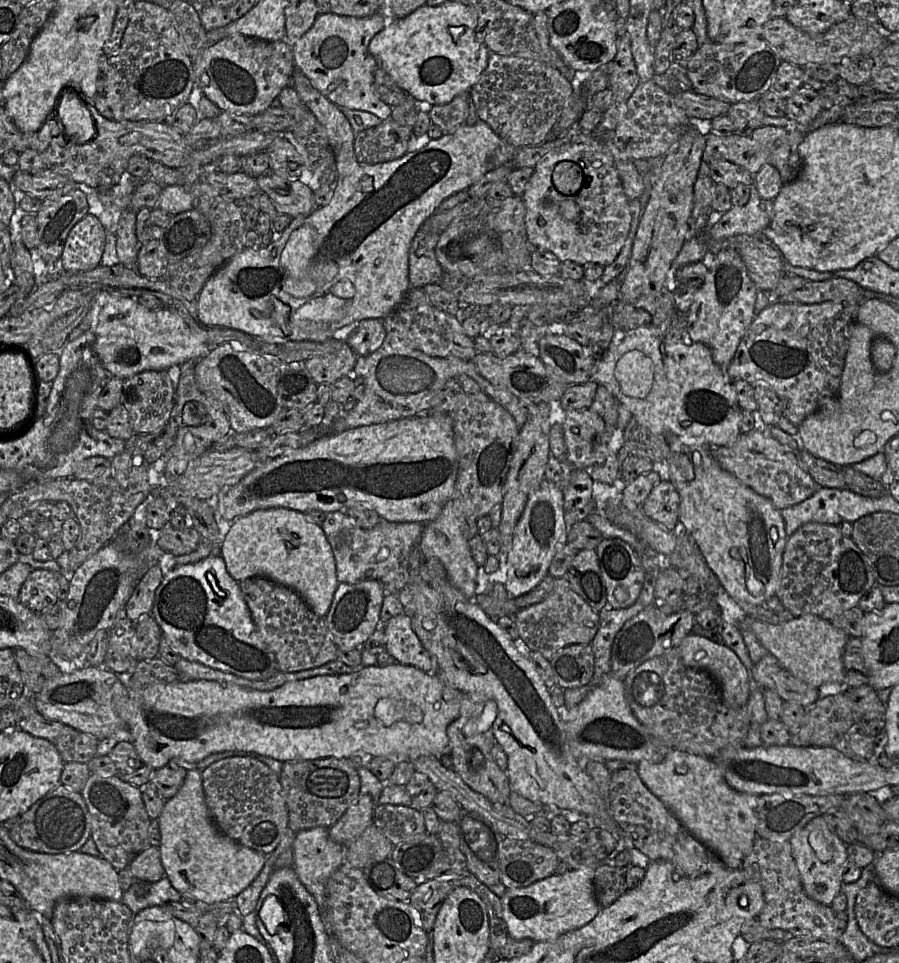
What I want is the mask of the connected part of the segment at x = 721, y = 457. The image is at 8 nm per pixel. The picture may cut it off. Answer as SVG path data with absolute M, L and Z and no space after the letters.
M762 428L742 433L732 446L710 446L710 448L712 457L723 470L759 495L768 498L779 510L804 501L819 488L800 463L797 451L782 445Z

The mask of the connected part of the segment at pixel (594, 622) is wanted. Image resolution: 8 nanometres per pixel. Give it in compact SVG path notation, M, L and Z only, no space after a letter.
M565 577L555 578L552 592L541 602L520 609L514 615L519 637L530 650L542 654L549 661L562 648L571 644L591 644L599 626L600 615L593 610L576 592L573 591L569 581Z

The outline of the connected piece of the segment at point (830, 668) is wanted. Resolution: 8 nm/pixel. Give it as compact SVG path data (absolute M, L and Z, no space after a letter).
M804 614L787 622L769 624L746 615L741 627L752 631L768 653L807 684L818 689L825 683L844 685L843 652L849 636L831 621Z

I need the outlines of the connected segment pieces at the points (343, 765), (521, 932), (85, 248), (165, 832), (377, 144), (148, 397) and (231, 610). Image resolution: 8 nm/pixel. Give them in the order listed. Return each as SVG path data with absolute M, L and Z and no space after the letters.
M345 758L284 762L279 781L288 809L288 827L295 833L315 827L329 829L360 794L358 771Z
M594 866L573 868L527 887L507 889L501 903L509 937L515 940L529 938L535 943L554 941L591 922L601 910L593 889L595 871Z
M85 215L70 230L60 260L67 272L89 271L101 265L106 231L99 219Z
M200 770L187 771L181 788L165 801L158 821L165 875L181 894L191 895L210 906L234 901L264 867L266 855L233 841L215 826L206 804Z
M391 117L355 135L354 153L360 164L378 164L406 154L413 127L402 126Z
M179 366L168 370L143 371L123 379L121 405L128 411L135 434L154 434L166 427L170 420L178 379Z
M210 555L199 562L167 571L155 592L151 615L182 658L251 680L265 680L279 672L275 656L252 618L239 582L229 574L221 555Z

